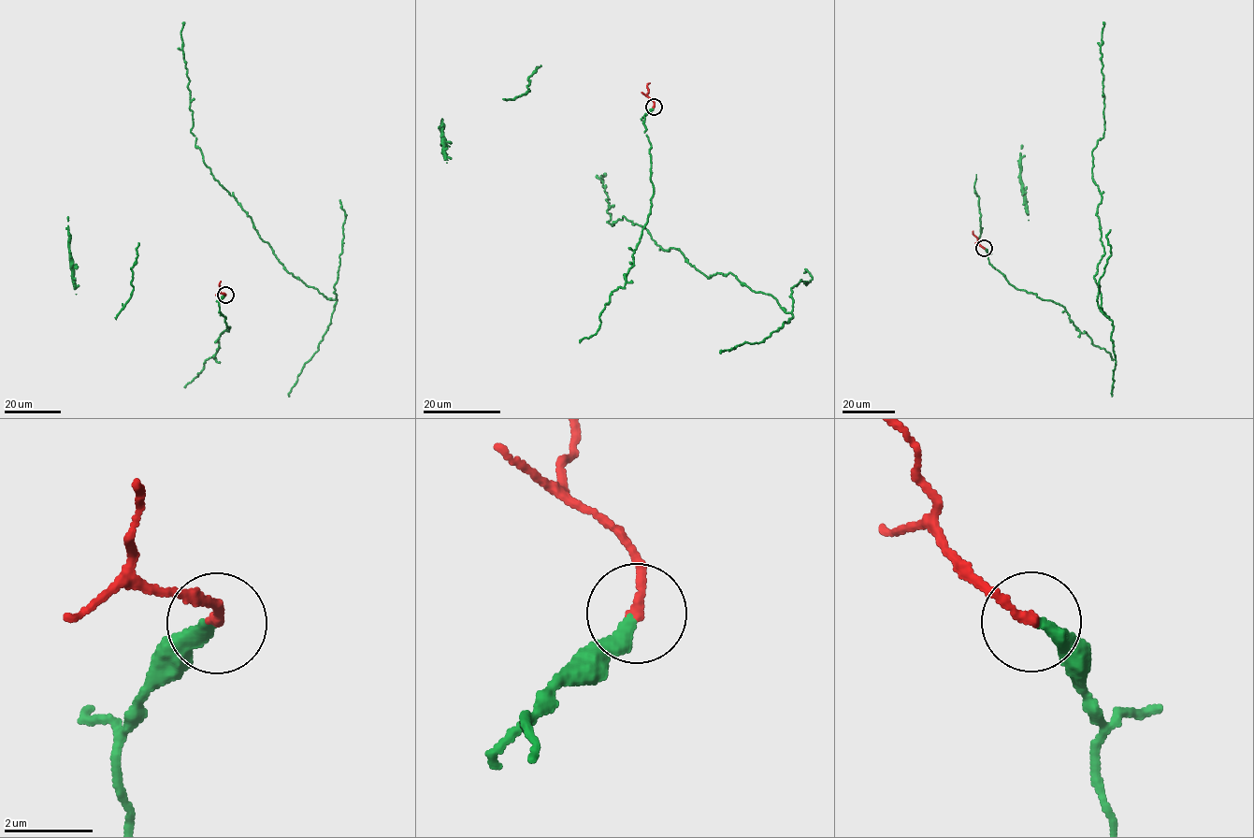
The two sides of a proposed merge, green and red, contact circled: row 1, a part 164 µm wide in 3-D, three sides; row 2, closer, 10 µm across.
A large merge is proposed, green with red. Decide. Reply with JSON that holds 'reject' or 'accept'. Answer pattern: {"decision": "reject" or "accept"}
{"decision": "accept"}

